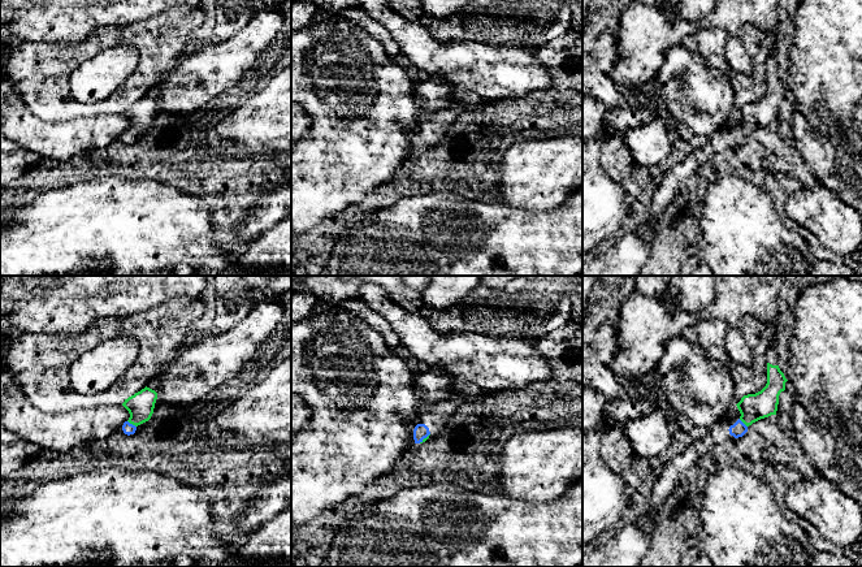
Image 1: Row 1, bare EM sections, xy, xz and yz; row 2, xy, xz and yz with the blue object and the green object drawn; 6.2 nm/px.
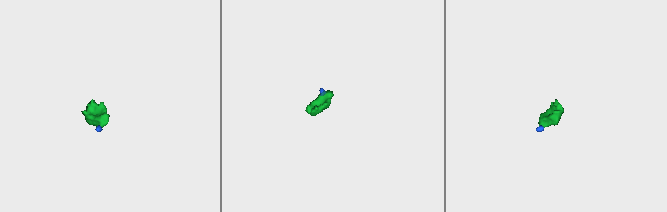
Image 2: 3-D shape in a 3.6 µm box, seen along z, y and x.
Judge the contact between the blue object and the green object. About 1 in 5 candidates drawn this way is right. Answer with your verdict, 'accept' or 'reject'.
accept

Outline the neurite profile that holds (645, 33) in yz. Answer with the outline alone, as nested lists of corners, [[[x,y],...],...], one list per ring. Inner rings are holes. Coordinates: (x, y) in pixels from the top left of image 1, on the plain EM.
[[[632,0],[621,13],[616,31],[619,59],[610,77],[628,88],[629,99],[642,96],[651,85],[666,52],[685,35],[718,26],[728,34],[751,23],[772,34],[779,22],[780,0],[716,0],[711,13],[698,22],[673,23],[663,9],[666,0]]]

